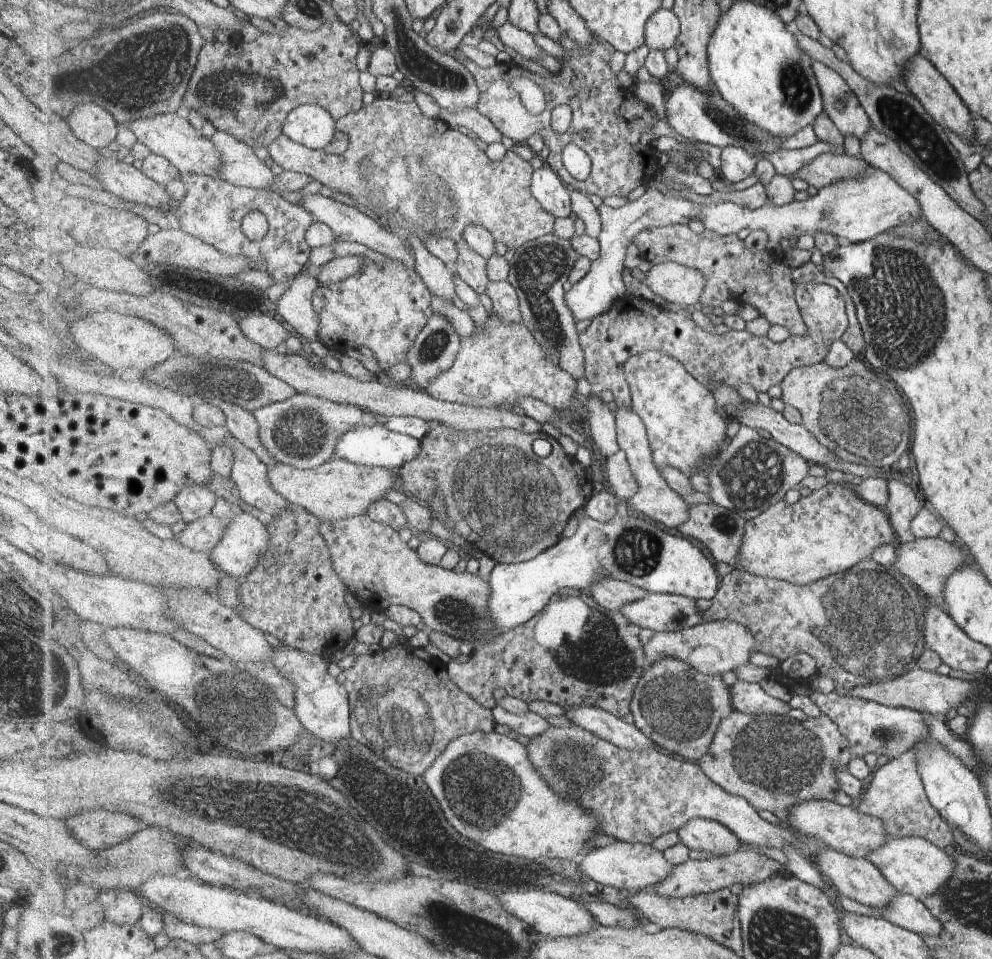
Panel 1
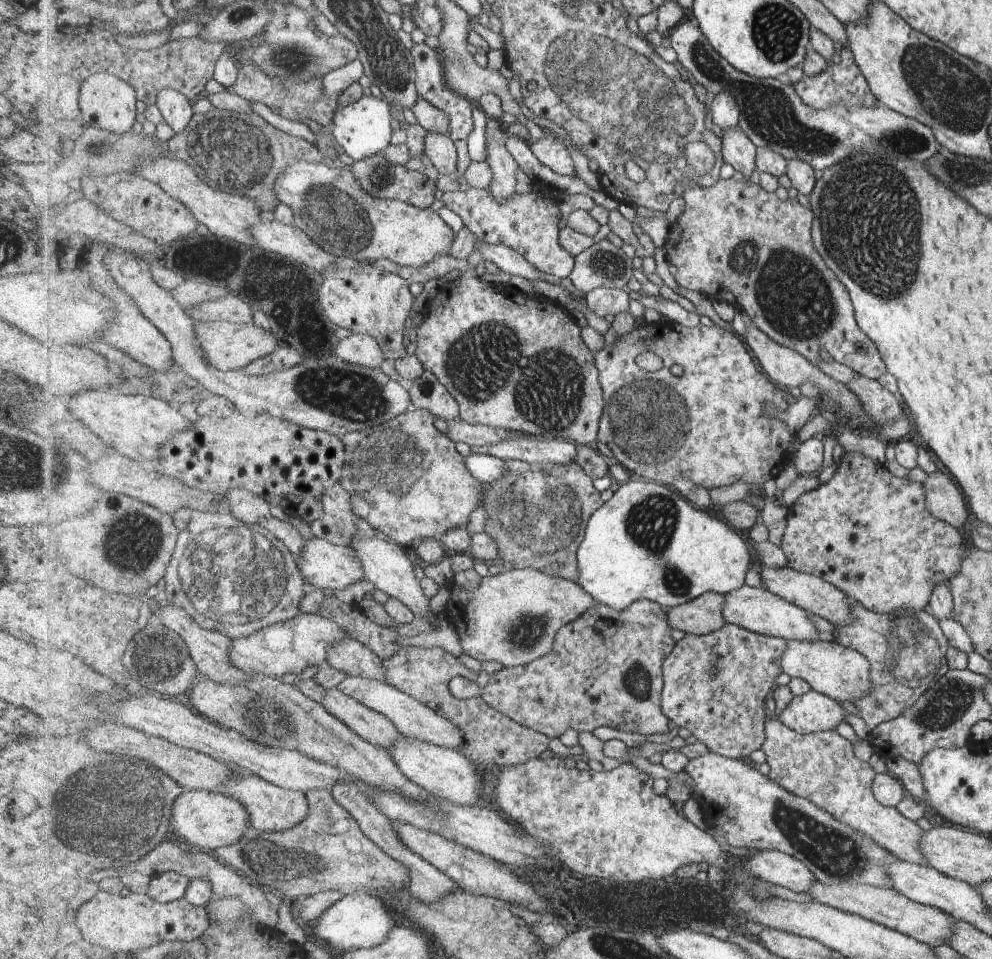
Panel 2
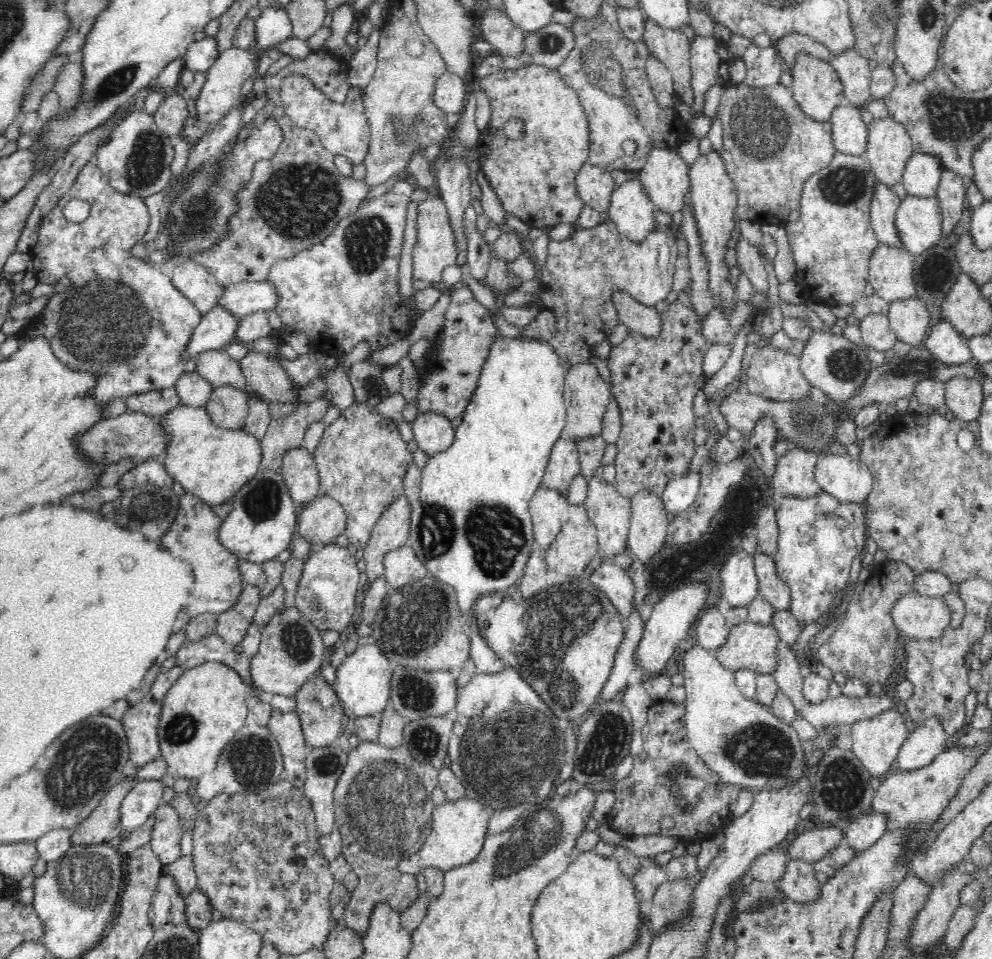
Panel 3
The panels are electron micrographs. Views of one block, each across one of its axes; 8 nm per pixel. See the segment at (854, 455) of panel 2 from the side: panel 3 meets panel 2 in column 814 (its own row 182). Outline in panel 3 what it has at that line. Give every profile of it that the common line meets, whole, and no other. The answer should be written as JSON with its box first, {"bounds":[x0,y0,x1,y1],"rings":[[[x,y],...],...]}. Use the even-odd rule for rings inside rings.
{"bounds":[477,64,590,230],"rings":[[[527,64],[514,69],[497,69],[477,83],[490,100],[492,116],[487,129],[480,131],[480,145],[488,147],[488,154],[479,158],[479,167],[486,173],[490,186],[502,199],[505,213],[520,218],[534,228],[550,230],[557,223],[568,223],[576,227],[578,216],[584,207],[575,185],[575,174],[588,161],[590,148],[589,123],[585,109],[576,92],[572,91],[560,77],[557,69],[539,64]],[[510,118],[524,123],[522,140],[508,139],[504,124]]]}

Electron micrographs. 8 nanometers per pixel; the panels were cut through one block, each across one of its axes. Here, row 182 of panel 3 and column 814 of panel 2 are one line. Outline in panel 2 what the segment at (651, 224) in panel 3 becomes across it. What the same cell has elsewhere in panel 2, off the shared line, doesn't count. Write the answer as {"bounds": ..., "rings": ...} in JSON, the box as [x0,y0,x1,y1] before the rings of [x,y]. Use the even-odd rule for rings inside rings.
{"bounds":[724,585,819,641],"rings":[[[745,585],[727,595],[724,609],[727,623],[735,623],[749,630],[770,637],[781,637],[788,641],[819,641],[819,628],[811,621],[804,608],[771,592],[767,587],[753,588]]]}

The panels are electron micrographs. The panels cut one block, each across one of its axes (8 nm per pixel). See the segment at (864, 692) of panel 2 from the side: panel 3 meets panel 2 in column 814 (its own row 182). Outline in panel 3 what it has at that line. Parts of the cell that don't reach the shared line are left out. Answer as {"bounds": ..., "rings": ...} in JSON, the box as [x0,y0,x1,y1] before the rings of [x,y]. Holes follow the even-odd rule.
{"bounds":[638,148,690,215],"rings":[[[654,148],[650,150],[643,167],[638,170],[639,179],[653,205],[663,212],[673,215],[681,212],[683,200],[690,192],[689,167],[679,156],[676,148]]]}

